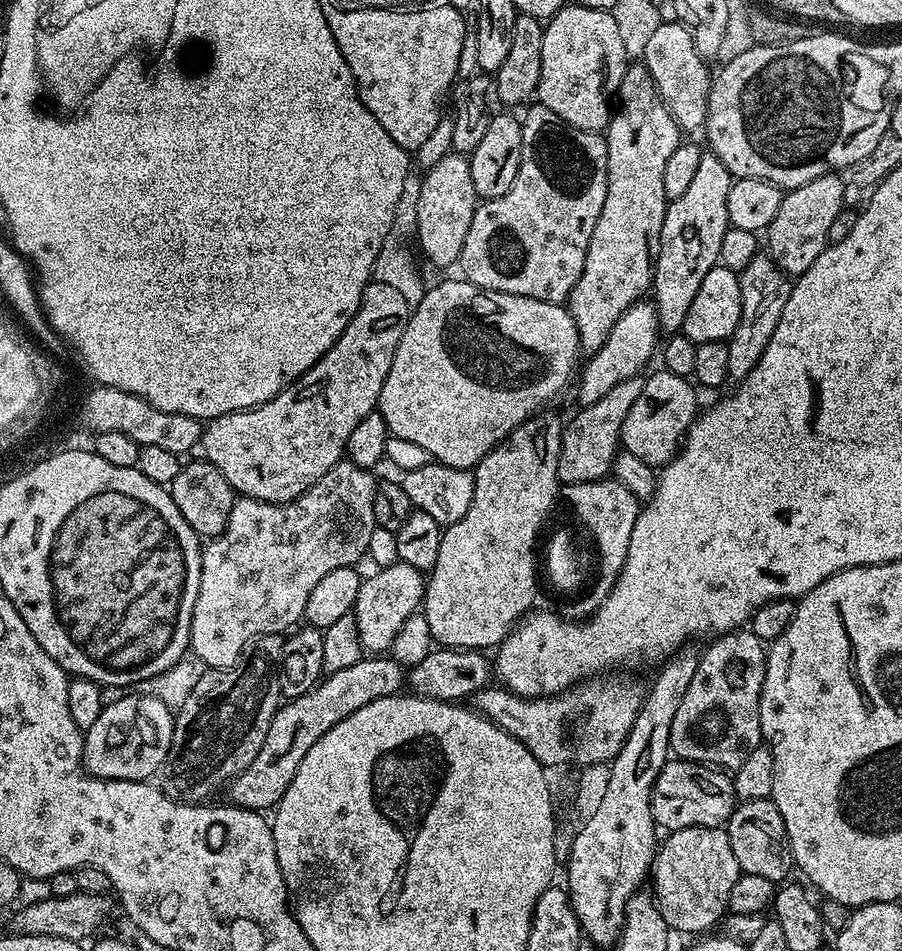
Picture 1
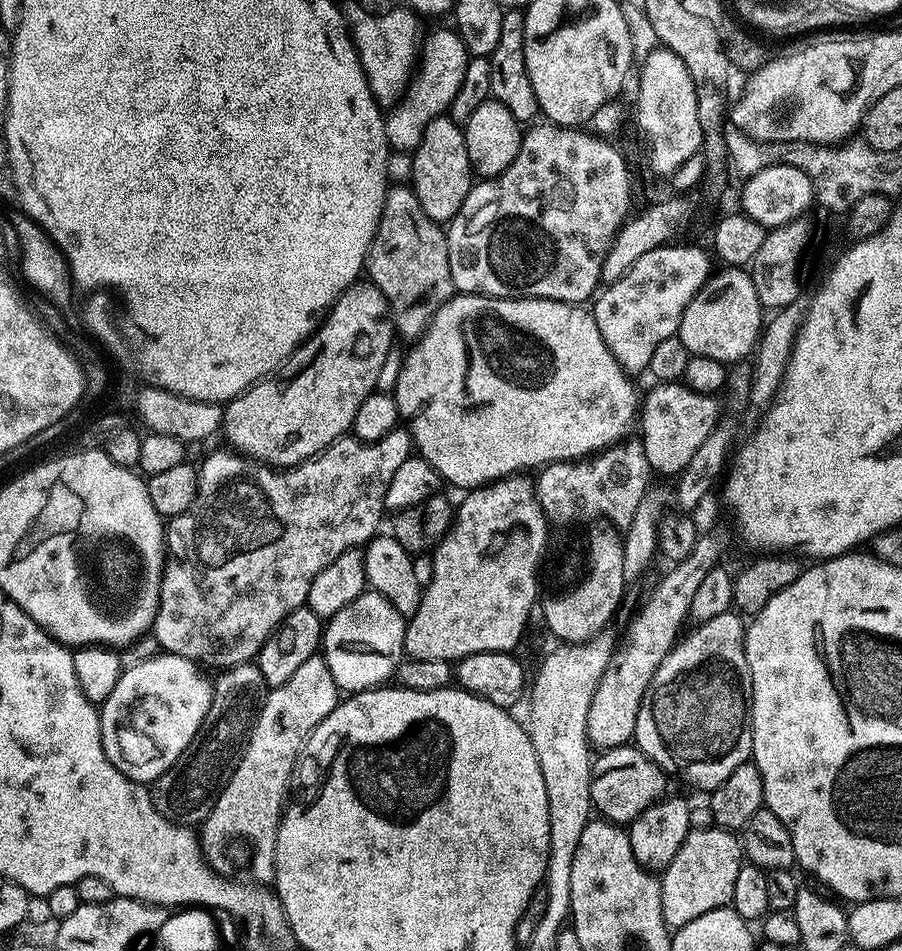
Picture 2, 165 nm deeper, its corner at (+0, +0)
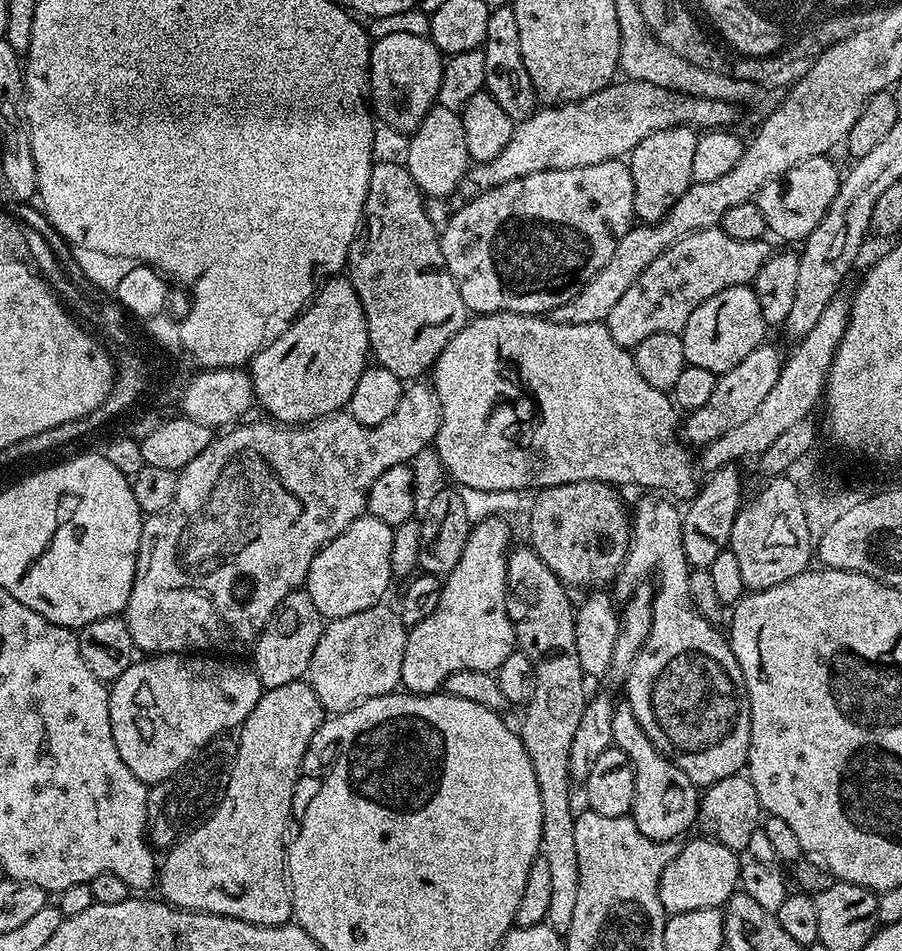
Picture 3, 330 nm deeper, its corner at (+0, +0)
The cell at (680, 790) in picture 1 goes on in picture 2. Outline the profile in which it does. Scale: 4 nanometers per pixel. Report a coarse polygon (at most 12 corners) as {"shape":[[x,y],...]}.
{"shape":[[635,746],[592,761],[590,798],[627,825],[665,795],[666,773]]}

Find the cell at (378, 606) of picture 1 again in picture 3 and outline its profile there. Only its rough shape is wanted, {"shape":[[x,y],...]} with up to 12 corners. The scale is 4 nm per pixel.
{"shape":[[381,602],[325,623],[306,677],[325,713],[401,687],[408,633]]}

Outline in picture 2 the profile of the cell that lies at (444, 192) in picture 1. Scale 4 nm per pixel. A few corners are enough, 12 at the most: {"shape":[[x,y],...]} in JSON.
{"shape":[[451,115],[426,126],[410,187],[435,224],[462,210],[474,173]]}

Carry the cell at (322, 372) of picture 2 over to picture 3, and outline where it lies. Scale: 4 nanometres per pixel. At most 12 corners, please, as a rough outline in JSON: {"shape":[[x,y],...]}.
{"shape":[[347,275],[250,361],[281,424],[347,409],[370,364]]}

